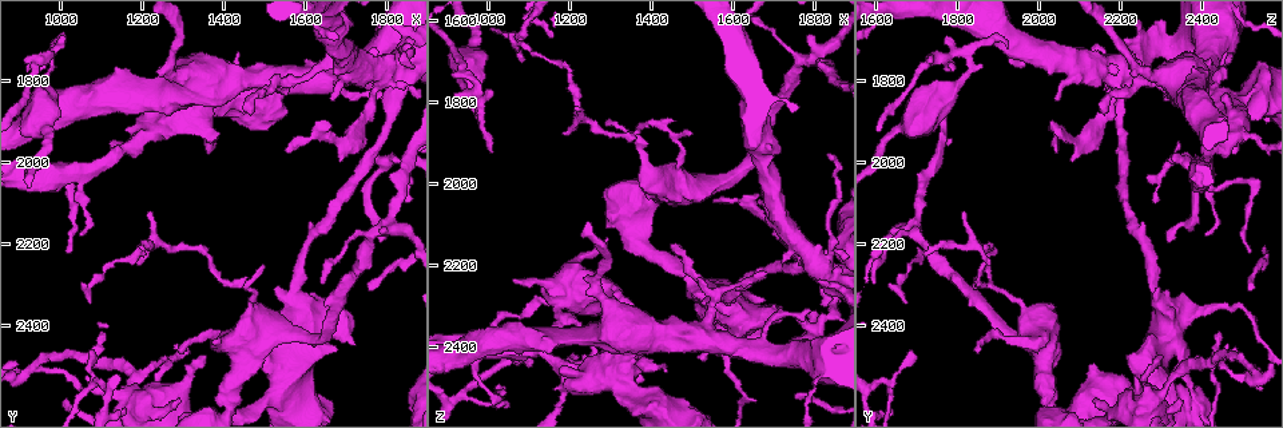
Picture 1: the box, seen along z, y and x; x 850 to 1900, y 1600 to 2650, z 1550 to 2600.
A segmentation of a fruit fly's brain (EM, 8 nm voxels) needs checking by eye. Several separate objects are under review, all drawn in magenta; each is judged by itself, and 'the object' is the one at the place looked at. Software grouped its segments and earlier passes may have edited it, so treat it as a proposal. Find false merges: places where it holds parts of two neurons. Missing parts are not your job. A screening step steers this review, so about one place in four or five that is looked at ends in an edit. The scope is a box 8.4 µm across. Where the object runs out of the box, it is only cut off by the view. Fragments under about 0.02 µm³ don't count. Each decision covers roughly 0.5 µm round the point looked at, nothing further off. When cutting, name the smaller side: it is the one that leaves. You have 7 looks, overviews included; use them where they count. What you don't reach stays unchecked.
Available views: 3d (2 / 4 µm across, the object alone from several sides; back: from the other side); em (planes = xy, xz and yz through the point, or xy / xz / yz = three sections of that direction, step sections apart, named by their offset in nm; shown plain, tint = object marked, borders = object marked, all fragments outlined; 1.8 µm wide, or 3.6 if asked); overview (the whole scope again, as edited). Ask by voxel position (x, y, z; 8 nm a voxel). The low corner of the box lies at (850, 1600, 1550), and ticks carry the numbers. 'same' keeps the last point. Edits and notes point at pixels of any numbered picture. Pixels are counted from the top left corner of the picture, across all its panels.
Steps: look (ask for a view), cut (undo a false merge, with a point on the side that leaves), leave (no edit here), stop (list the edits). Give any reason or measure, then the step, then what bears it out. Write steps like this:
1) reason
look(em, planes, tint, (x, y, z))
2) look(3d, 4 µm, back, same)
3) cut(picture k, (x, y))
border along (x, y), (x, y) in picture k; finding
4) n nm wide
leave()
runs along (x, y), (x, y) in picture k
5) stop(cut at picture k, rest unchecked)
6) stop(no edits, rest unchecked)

look(em, planes, tint, (1545, 1805, 2285))

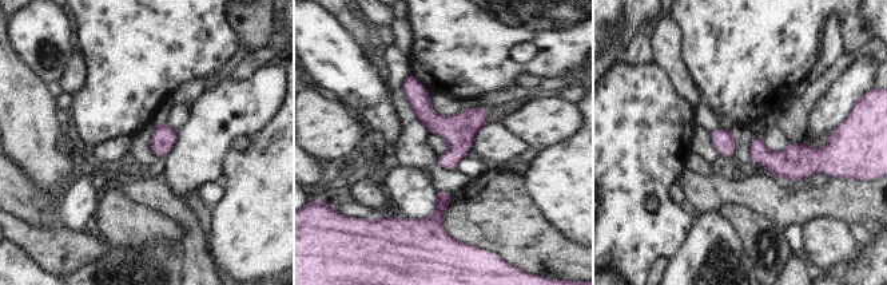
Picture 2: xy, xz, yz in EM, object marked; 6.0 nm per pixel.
leave()
continuous, no second neuron

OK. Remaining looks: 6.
a narrow waist
look(em, planes, tint, (1750, 2050, 2385))

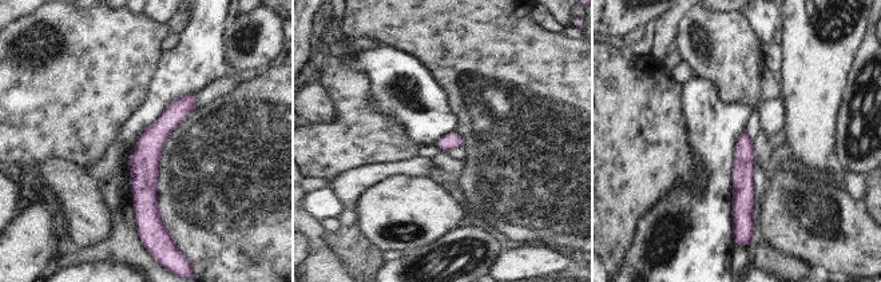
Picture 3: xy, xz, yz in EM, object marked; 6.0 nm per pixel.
leave()
all the same neuron

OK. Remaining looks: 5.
small branch off a trunk
look(em, 3.6 µm, planes, tint, (1640, 2395, 2325))

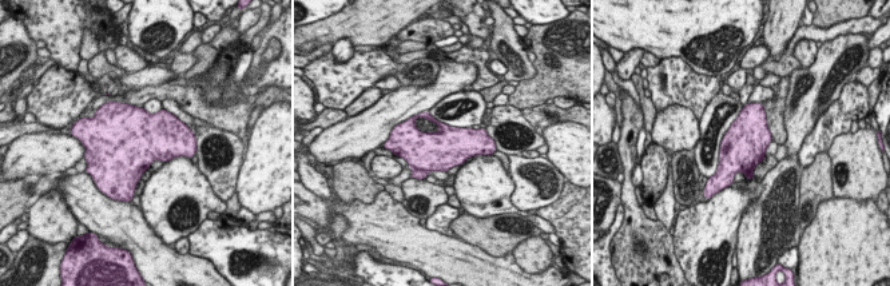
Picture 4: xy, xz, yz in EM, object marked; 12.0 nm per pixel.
480 nm wide
leave()
continuous, no second neuron

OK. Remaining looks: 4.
stop(no edits, rest unchecked)

